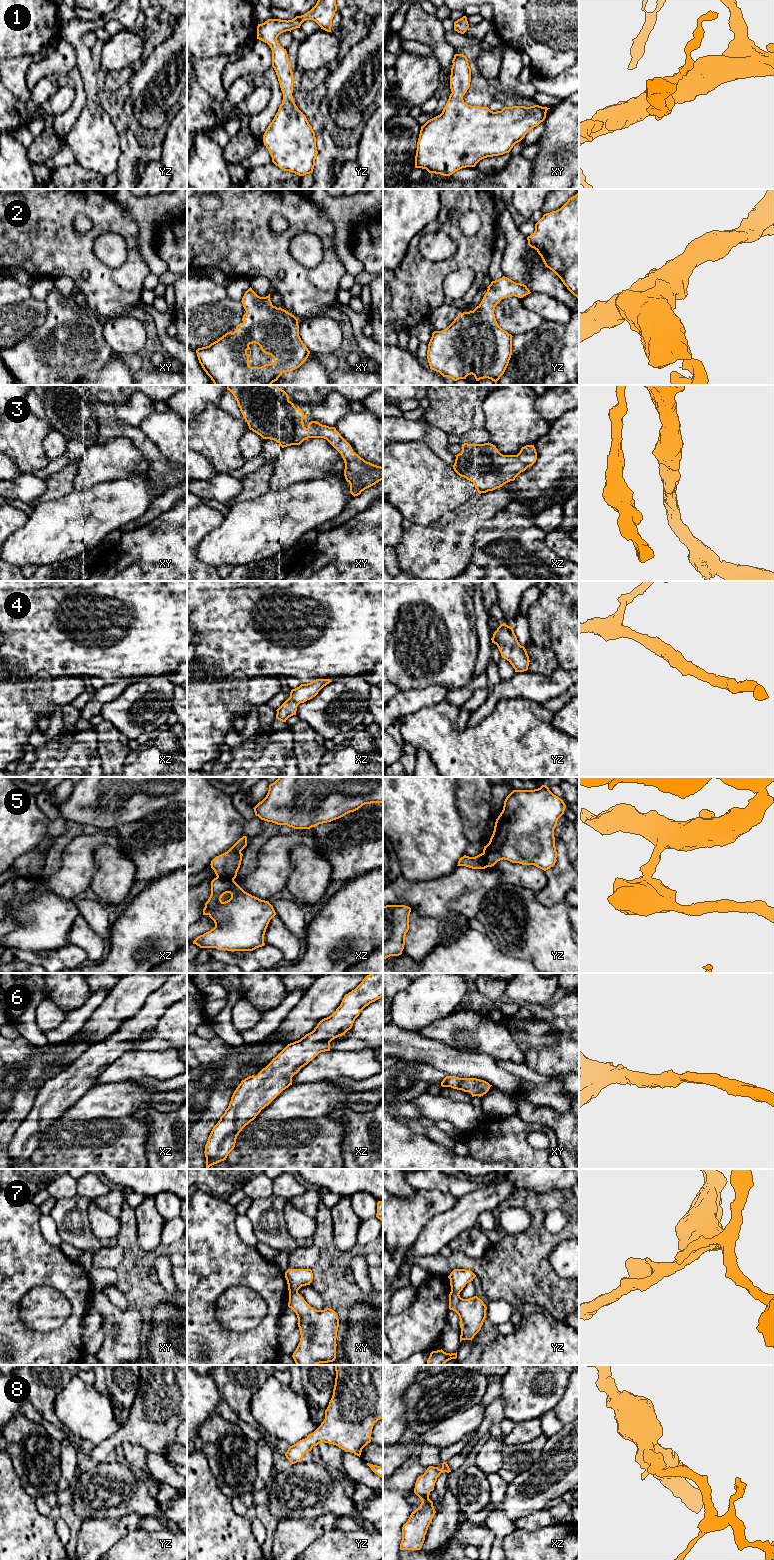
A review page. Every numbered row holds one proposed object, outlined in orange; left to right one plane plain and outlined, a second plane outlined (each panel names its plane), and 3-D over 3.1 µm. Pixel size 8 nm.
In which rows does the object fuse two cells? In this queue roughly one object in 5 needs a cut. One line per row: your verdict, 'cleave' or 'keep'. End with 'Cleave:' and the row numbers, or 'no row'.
1: keep
2: keep
3: keep
4: keep
5: cleave
6: keep
7: cleave
8: keep
Cleave: 5, 7

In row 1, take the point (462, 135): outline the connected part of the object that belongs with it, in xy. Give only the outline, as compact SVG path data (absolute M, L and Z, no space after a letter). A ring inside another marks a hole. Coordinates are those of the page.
M455 54L452 63L452 93L442 113L421 126L415 156L415 168L443 176L450 176L462 168L475 167L484 158L509 153L532 128L545 120L547 110L550 109L539 105L505 106L501 111L493 112L488 107L468 105L463 100L471 82L468 59L463 54Z

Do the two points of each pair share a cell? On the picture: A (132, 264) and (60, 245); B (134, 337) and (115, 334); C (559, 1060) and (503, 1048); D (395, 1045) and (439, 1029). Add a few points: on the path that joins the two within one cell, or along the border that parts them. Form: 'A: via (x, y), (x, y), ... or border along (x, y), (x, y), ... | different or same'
A: via (114, 272), (99, 272), (89, 262), (78, 256) | same
B: via (129, 336), (120, 334) | same
C: border along (509, 1032), (523, 1053), (525, 1063) | different
D: border along (419, 1031), (425, 1036), (444, 1043) | different

